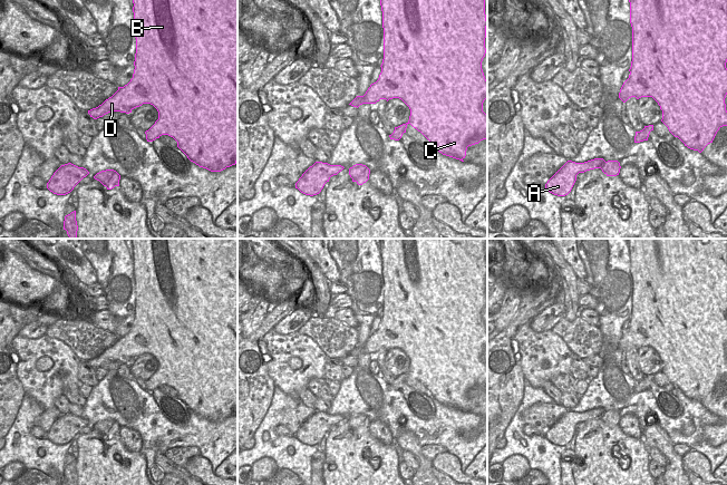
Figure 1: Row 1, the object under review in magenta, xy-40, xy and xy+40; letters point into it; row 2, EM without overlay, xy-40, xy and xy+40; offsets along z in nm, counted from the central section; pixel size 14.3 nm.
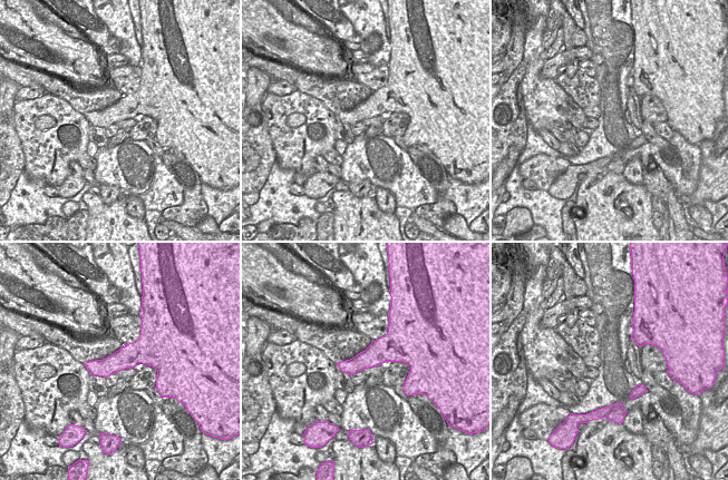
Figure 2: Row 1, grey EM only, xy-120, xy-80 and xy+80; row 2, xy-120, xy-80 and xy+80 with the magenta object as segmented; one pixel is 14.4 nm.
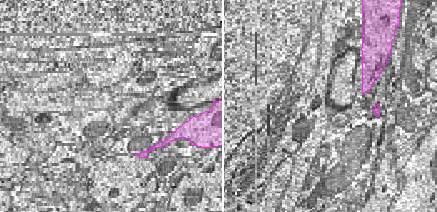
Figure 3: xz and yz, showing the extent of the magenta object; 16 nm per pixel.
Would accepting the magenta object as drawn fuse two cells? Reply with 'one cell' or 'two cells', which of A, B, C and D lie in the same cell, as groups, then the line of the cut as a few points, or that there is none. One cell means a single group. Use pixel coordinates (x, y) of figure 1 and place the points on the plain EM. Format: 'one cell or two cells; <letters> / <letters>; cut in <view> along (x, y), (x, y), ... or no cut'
two cells; A / B C D; cut in xy+40 along (643, 378), (647, 389)

